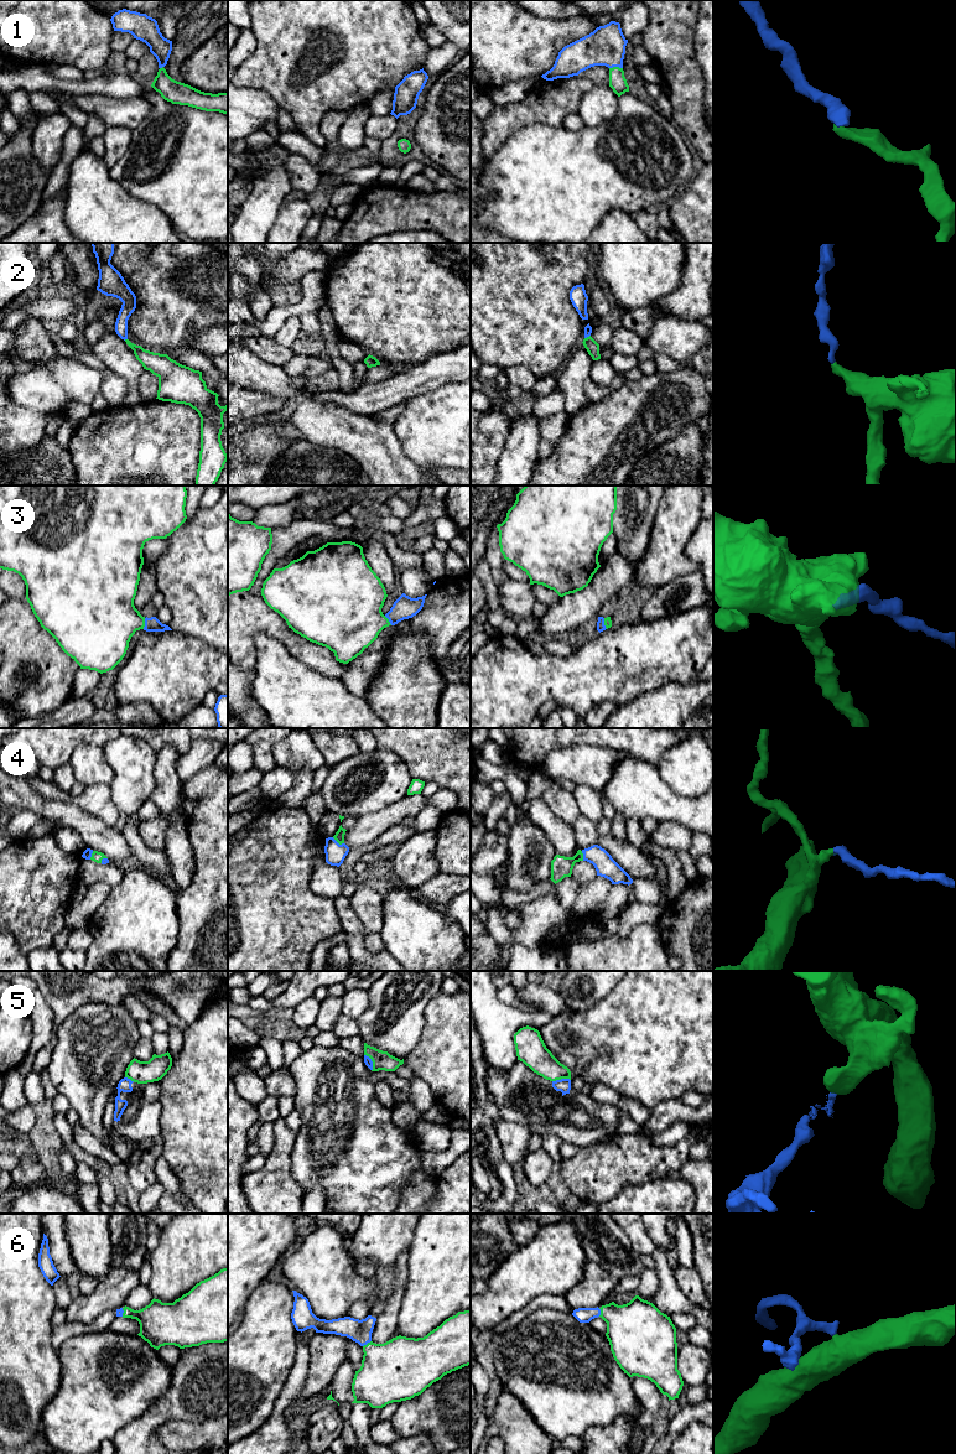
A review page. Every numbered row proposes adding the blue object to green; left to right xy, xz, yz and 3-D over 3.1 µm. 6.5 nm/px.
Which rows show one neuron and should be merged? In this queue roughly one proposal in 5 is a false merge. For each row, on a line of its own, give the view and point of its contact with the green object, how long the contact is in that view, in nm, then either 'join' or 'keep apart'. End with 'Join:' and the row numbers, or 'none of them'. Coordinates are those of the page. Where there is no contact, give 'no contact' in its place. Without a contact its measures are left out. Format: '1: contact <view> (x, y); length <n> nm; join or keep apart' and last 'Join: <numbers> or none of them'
1: contact yz (616, 67); length 90 nm; join
2: contact yz (587, 337); length 50 nm; join
3: contact xy (144, 623); length 70 nm; join
4: contact xz (338, 842); length 90 nm; join
5: contact yz (561, 1078); length 120 nm; keep apart
6: contact xz (368, 1343); length 70 nm; join
Join: 1, 2, 3, 4, 6

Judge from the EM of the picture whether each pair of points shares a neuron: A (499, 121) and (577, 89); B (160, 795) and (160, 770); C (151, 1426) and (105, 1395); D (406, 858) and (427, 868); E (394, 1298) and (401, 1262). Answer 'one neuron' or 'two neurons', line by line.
A: one neuron
B: one neuron
C: two neurons
D: one neuron
E: one neuron

